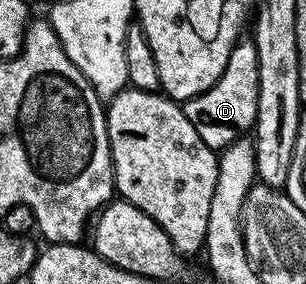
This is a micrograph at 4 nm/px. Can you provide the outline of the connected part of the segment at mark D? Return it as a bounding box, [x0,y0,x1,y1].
[183,38,258,149]

